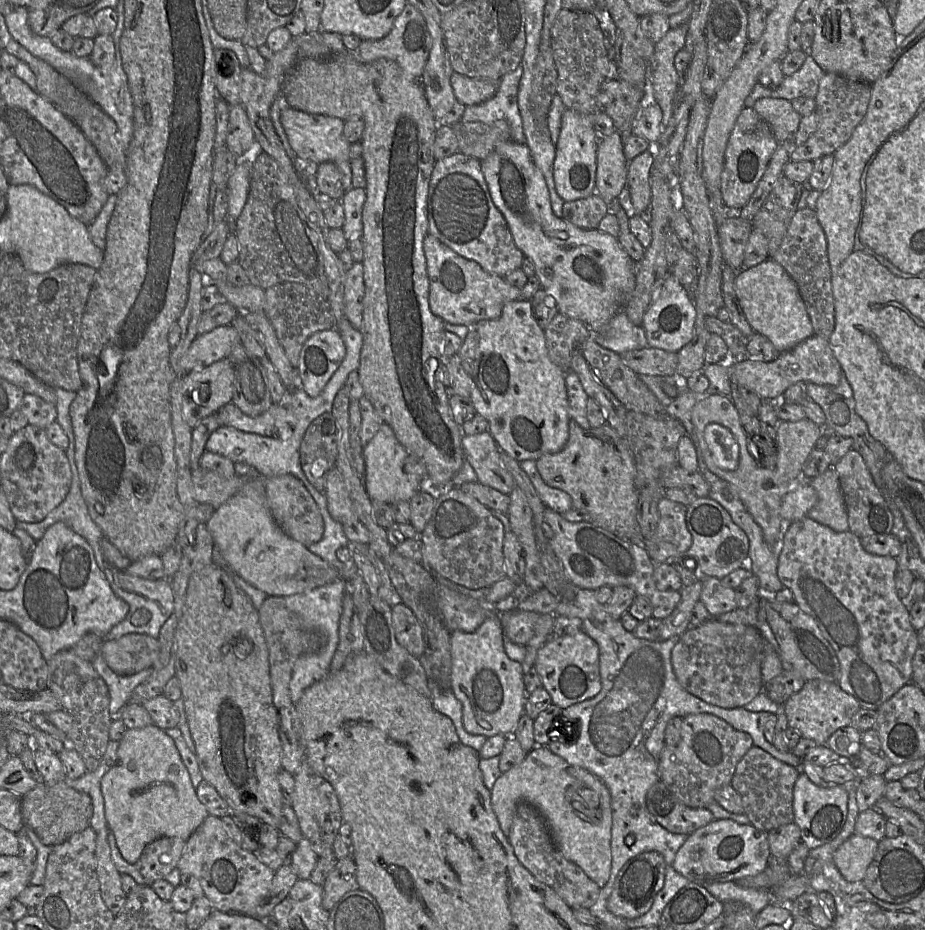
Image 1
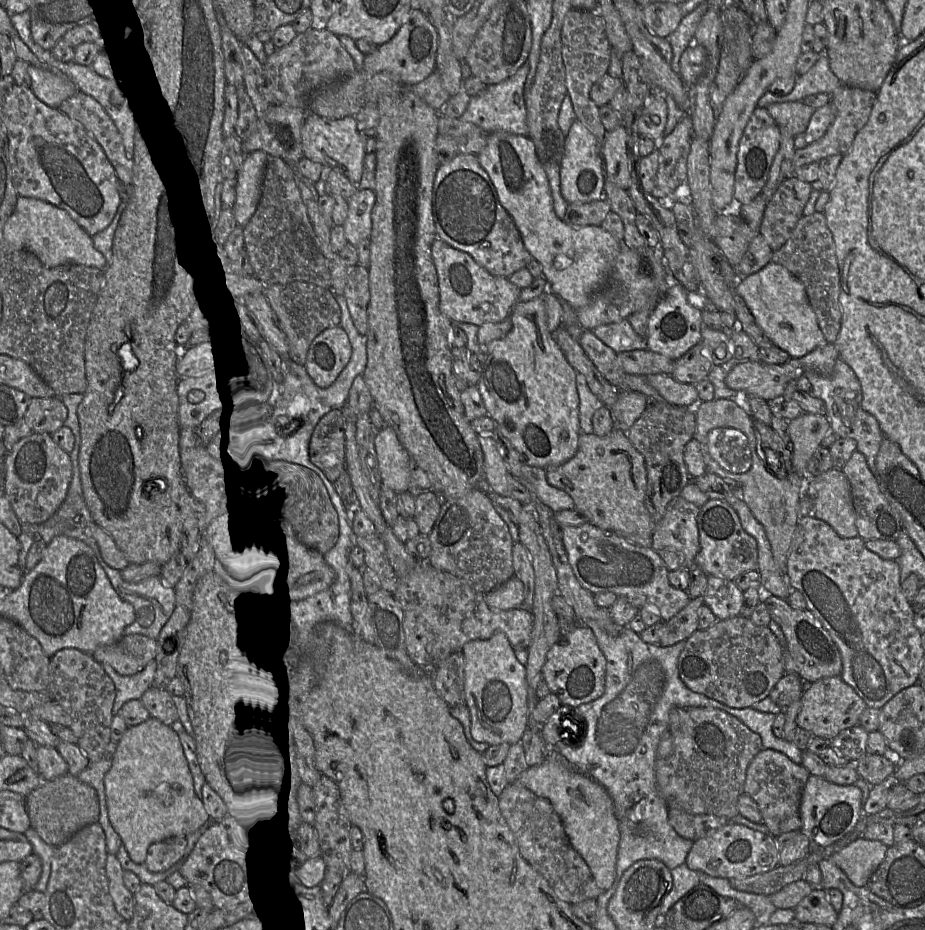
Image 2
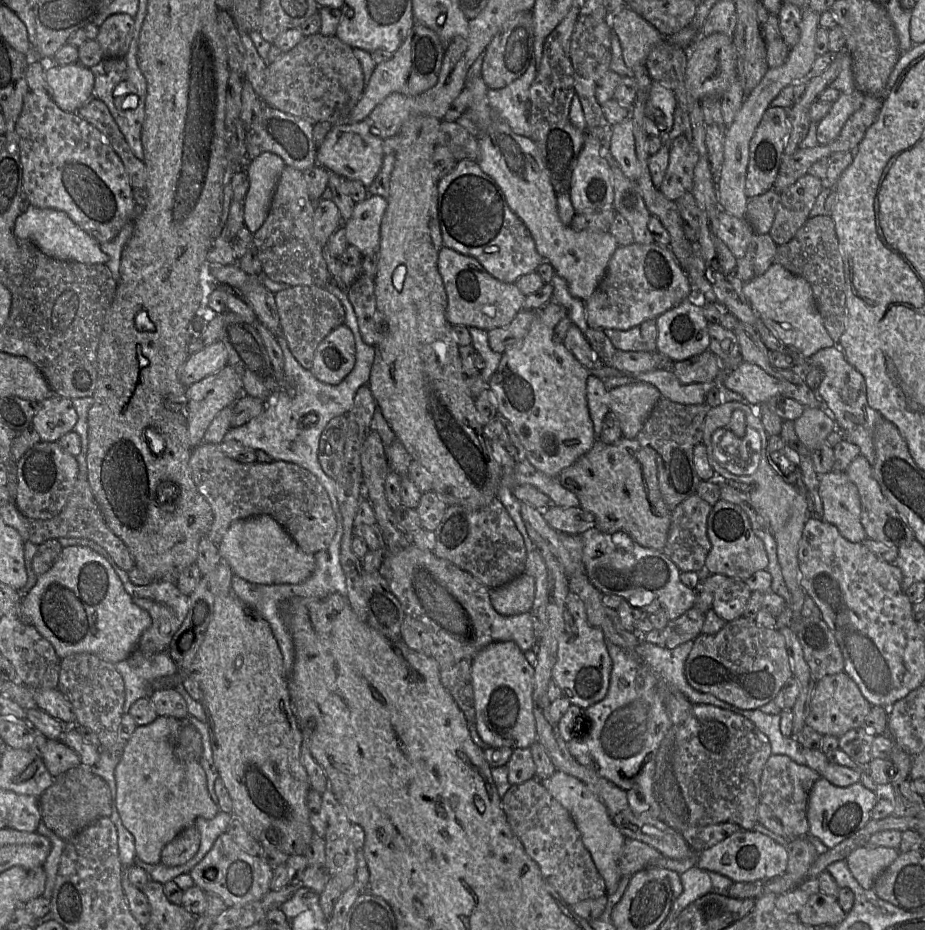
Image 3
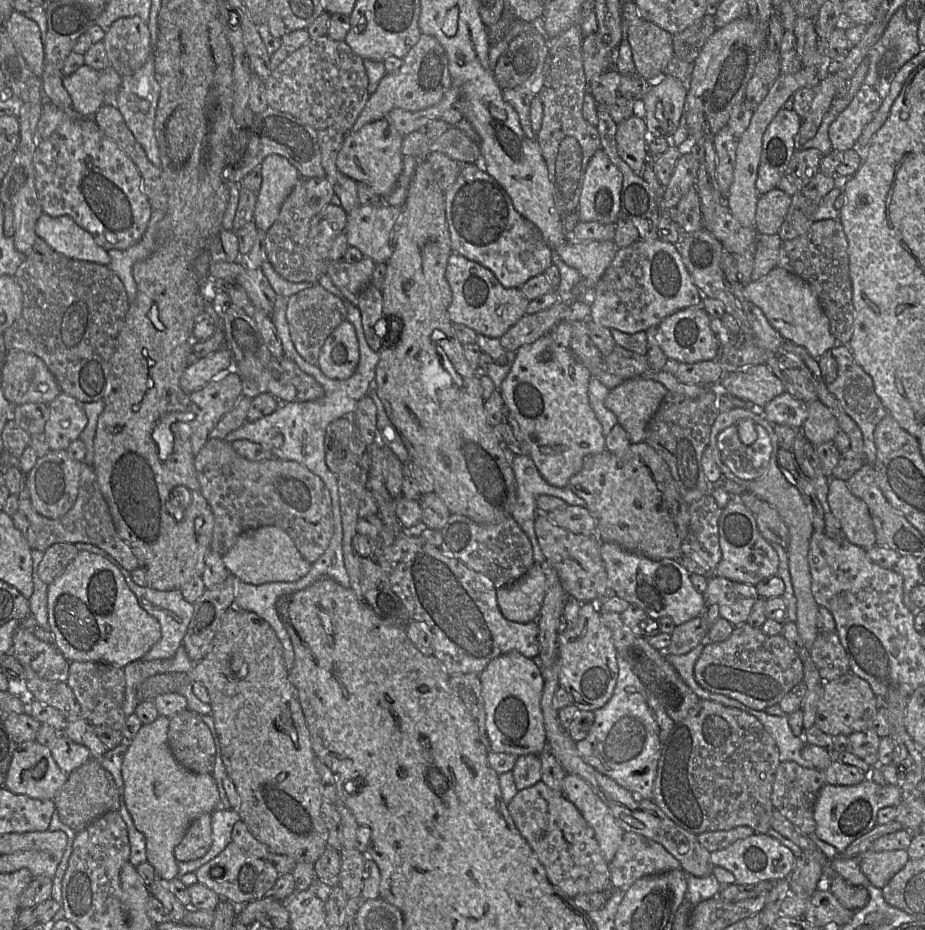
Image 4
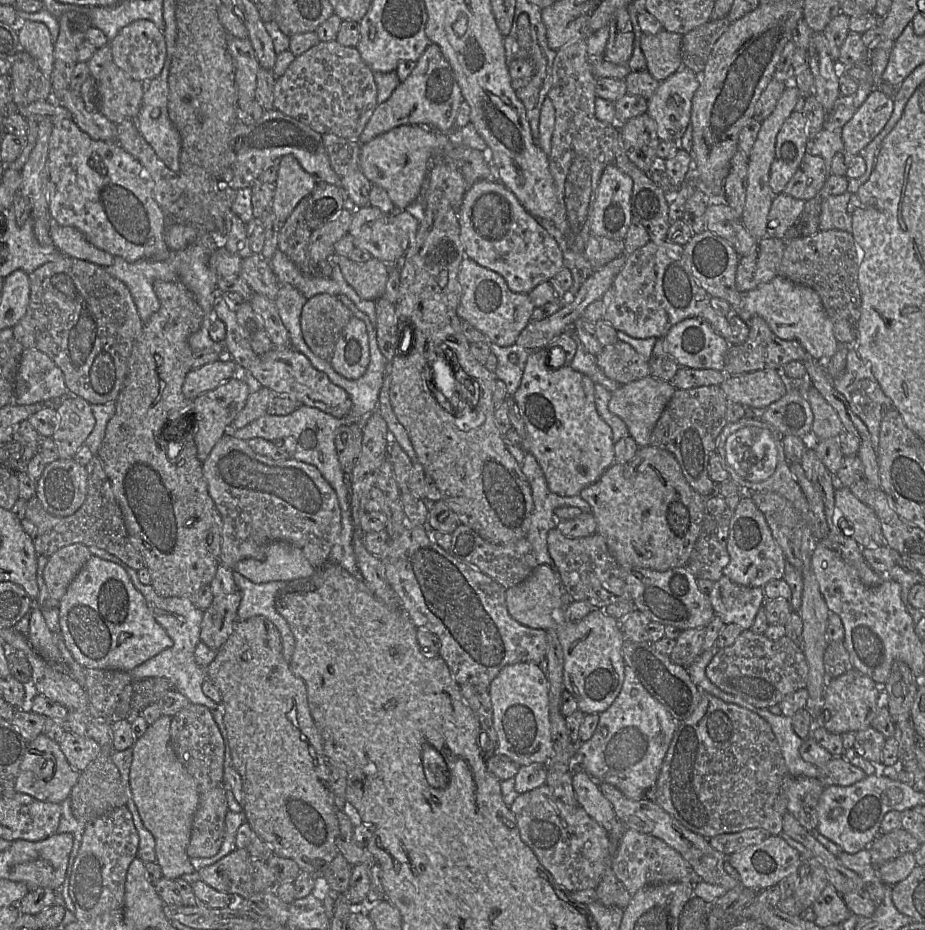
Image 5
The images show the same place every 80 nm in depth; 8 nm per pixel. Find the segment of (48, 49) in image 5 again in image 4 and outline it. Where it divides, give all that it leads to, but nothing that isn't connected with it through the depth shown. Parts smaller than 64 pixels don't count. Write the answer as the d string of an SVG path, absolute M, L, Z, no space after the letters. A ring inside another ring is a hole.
M13 10L5 20L6 31L29 68L41 78L44 73L44 43L37 23Z

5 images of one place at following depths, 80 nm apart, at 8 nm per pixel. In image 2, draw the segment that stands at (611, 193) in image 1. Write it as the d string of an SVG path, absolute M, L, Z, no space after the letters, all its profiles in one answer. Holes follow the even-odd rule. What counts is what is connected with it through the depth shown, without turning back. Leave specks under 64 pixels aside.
M623 126L608 131L601 141L601 155L606 181L627 190L629 186L640 186L635 169L636 158L629 146L629 133Z

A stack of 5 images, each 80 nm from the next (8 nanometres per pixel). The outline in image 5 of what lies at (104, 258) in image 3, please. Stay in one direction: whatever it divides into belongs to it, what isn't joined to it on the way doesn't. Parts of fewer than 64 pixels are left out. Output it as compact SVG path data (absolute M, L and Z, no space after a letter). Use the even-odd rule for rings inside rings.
M52 223L49 234L56 249L66 256L89 261L101 267L107 267L113 262L110 253L90 243L83 233L74 227Z

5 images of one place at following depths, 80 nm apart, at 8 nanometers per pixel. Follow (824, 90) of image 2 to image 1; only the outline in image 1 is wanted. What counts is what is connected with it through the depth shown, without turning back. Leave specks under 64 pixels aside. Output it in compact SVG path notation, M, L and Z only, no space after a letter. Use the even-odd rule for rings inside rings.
M808 56L802 67L792 75L786 76L777 88L769 88L757 82L745 100L746 107L753 107L761 98L794 100L799 97L814 98L818 92L820 80L825 71Z

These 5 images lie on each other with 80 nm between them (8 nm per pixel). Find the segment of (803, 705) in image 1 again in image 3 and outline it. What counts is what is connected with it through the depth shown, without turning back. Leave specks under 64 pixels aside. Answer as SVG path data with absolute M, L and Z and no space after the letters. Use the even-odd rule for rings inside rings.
M844 672L826 676L816 682L805 725L823 736L841 737L850 730L863 727L872 705L864 698L857 684Z

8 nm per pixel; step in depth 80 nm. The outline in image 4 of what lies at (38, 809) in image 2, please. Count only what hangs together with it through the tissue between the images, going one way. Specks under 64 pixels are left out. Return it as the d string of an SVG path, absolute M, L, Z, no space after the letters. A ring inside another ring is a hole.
M91 758L85 764L70 772L66 782L52 800L61 822L77 833L101 815L120 809L114 777L96 758Z

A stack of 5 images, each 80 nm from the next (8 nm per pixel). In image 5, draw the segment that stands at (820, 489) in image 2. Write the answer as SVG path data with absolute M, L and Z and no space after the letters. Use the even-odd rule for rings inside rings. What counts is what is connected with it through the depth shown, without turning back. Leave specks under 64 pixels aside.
M837 485L835 506L839 516L851 526L851 537L862 548L885 545L881 523L875 511L860 501L849 488Z

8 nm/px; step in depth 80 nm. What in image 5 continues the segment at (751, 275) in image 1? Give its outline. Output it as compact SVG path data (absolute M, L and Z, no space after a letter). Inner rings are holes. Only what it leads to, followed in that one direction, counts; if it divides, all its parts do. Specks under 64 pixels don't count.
M778 275L770 282L741 295L745 312L763 318L779 338L800 343L816 361L828 360L837 352L839 342L835 338L832 321L814 289Z

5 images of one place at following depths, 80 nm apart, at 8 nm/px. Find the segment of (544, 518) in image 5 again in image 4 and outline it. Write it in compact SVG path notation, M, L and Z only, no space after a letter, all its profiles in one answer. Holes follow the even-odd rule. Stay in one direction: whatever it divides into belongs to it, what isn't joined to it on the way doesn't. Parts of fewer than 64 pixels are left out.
M515 455L511 464L517 485L511 516L531 542L535 562L542 563L546 561L546 557L541 550L534 528L535 519L539 512L542 512L537 508L537 497L550 495L562 499L570 506L584 508L586 502L568 487L558 488L550 485L528 455Z

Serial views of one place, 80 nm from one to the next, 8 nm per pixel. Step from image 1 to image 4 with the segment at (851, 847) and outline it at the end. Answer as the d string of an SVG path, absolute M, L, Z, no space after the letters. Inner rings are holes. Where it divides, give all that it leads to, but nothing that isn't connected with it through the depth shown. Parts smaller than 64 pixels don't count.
M868 850L860 855L860 868L874 887L883 888L909 859L906 850Z

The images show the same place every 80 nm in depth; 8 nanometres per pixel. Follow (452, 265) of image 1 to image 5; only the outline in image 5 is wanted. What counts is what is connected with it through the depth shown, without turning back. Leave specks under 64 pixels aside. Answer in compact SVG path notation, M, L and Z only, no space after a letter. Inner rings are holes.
M464 258L461 262L458 280L462 290L457 307L458 317L470 323L498 346L515 345L519 334L531 321L536 307L529 296L513 292L501 275L482 267L469 258Z

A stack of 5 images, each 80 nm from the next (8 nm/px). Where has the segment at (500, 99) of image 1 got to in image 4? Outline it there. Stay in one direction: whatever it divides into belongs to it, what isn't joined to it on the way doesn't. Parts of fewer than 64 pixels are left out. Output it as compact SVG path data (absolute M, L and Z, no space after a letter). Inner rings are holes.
M538 59L537 67L527 81L515 88L502 91L503 99L518 113L525 135L532 140L535 140L535 133L530 120L530 110L533 99L543 85L544 64L545 60Z

